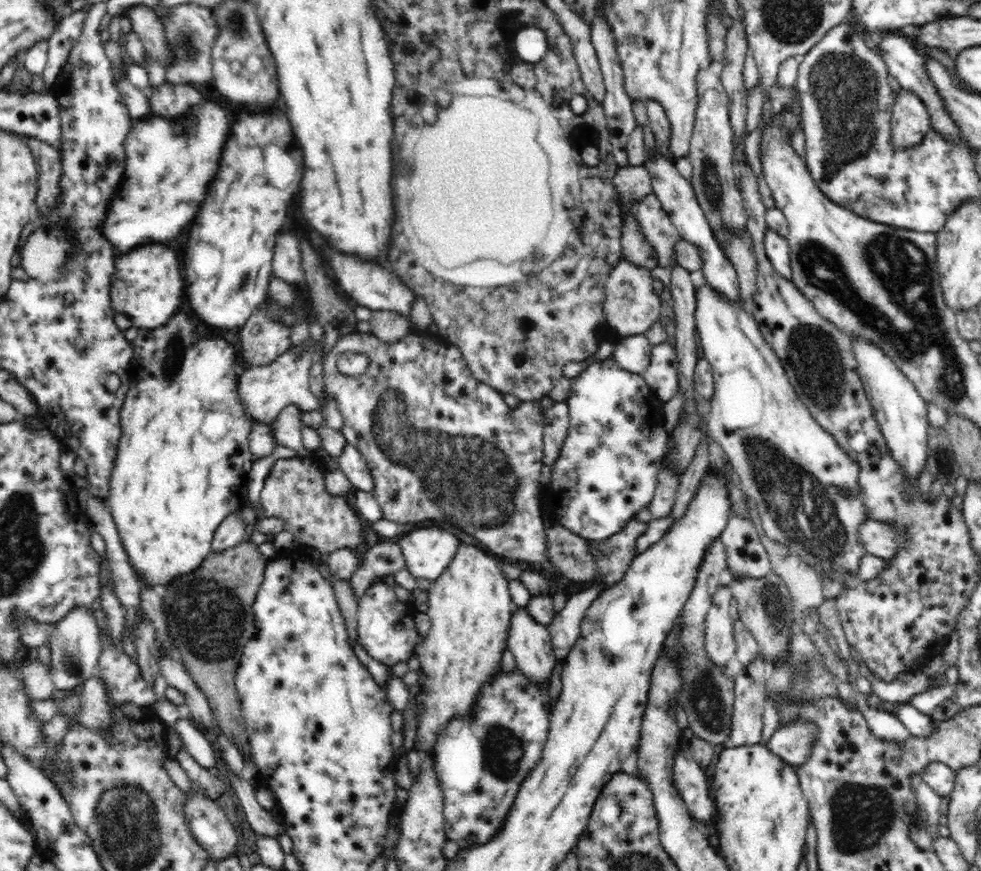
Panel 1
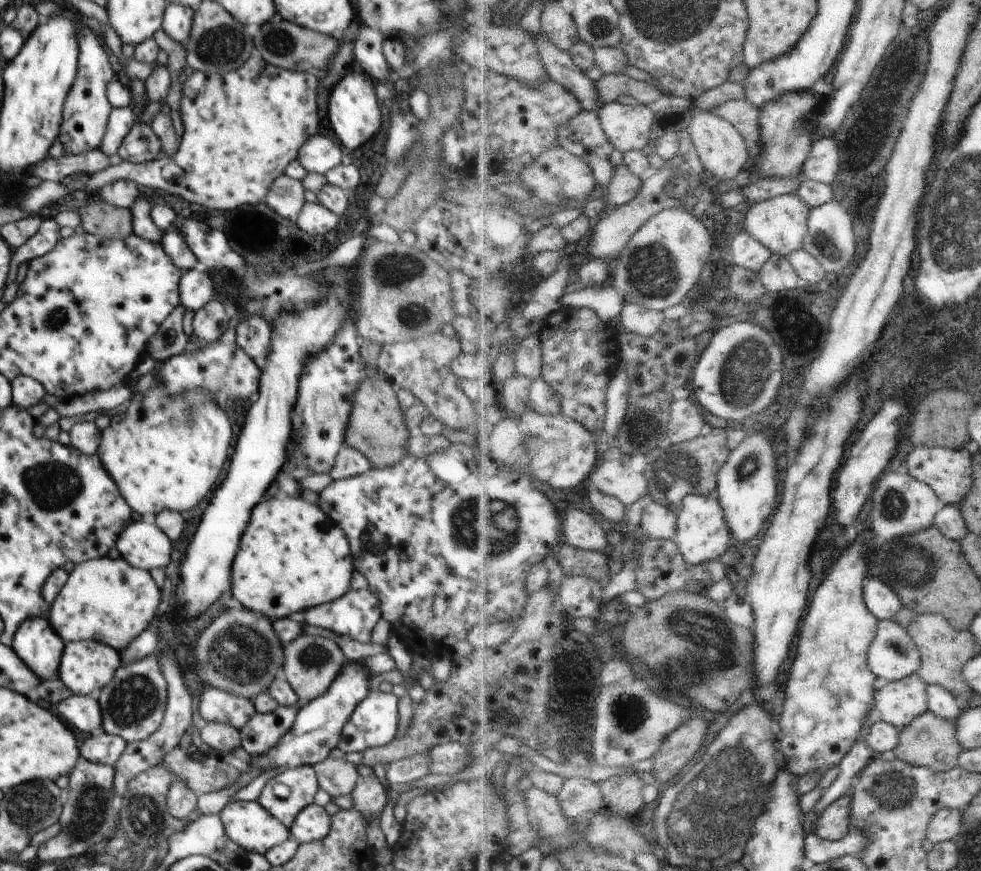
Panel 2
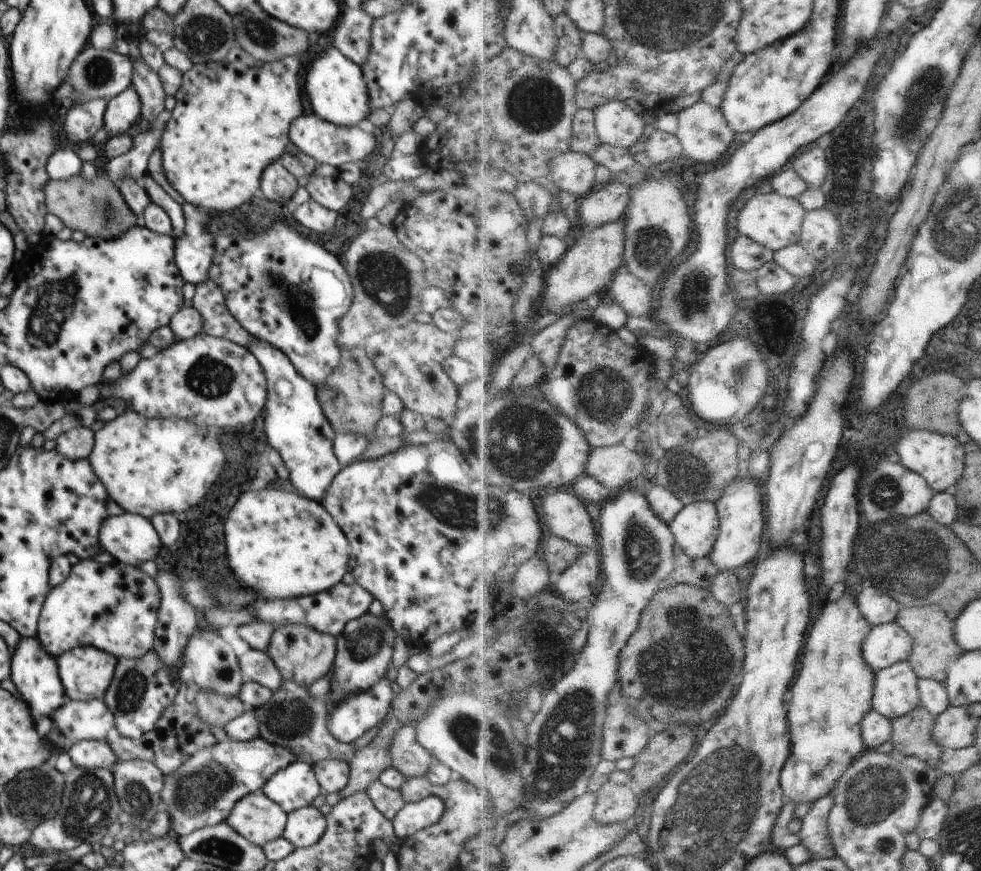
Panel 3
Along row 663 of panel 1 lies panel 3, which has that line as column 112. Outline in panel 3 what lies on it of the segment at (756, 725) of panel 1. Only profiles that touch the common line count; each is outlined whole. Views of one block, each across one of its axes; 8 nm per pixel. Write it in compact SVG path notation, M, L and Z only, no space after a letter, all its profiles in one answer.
M106 739L79 741L67 753L75 766L88 769L109 769L118 761Z

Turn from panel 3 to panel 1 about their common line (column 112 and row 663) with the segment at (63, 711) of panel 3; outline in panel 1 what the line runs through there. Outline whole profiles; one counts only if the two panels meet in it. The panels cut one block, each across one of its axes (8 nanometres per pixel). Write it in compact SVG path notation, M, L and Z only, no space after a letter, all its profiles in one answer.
M722 586L716 590L713 604L706 614L706 634L704 634L704 649L706 655L714 661L714 665L728 668L736 650L733 633L733 617L731 614L732 592L729 587Z

